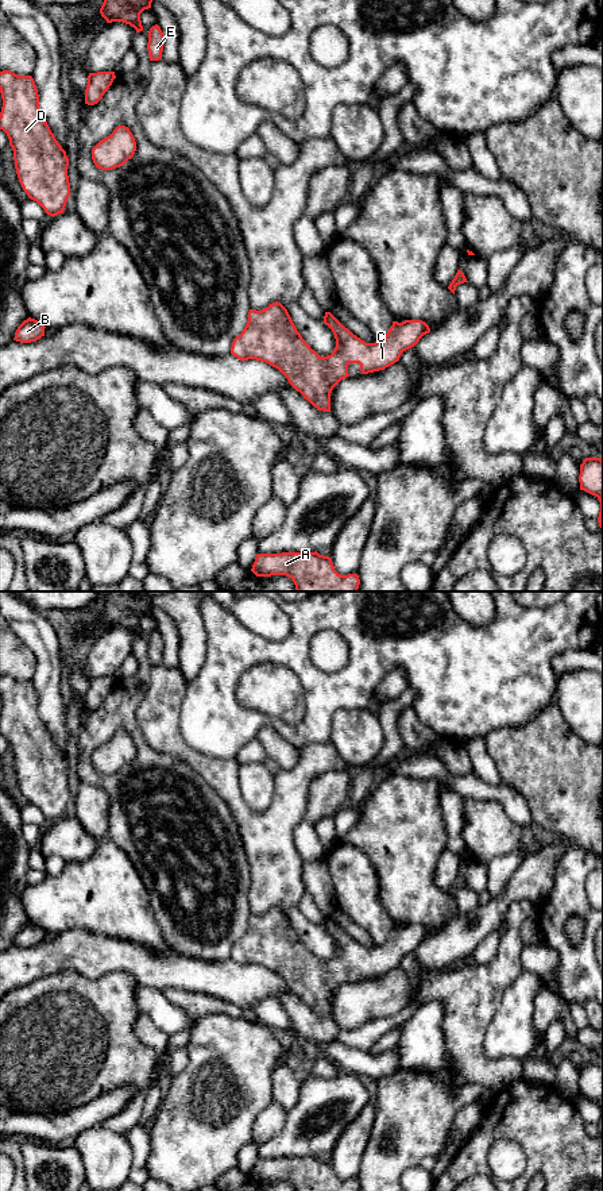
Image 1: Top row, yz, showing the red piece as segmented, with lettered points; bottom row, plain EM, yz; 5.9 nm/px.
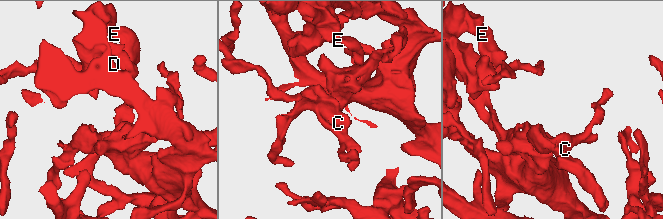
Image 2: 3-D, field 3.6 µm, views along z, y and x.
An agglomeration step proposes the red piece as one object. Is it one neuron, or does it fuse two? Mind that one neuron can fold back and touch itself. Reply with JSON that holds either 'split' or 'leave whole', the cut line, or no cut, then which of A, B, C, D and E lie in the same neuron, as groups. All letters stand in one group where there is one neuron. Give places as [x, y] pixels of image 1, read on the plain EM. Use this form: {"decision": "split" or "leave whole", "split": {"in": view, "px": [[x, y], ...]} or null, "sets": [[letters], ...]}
{"decision": "leave whole", "split": null, "sets": [["A", "B", "C", "D", "E"]]}

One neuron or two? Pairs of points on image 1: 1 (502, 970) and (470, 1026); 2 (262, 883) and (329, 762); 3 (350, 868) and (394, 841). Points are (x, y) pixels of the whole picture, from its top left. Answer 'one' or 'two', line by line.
1: one
2: one
3: two

